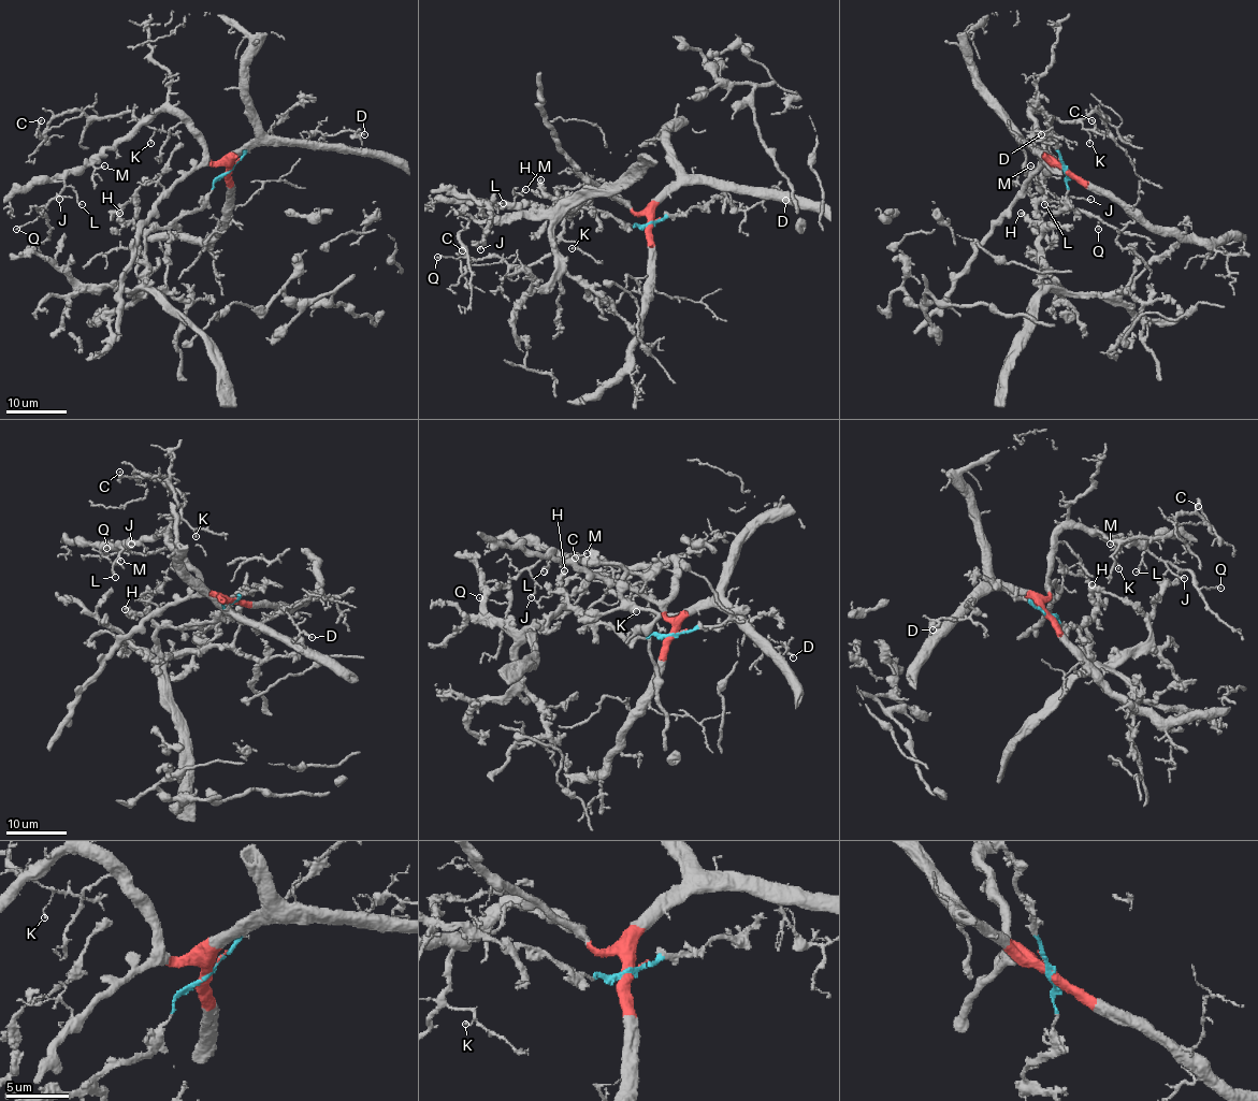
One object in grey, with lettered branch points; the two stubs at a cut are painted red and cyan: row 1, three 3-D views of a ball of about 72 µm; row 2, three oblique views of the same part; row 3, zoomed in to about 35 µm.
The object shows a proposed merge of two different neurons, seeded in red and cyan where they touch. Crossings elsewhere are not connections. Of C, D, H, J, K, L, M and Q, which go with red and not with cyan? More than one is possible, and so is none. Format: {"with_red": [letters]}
{"with_red": ["C", "D", "J", "K", "L", "M", "Q"]}

